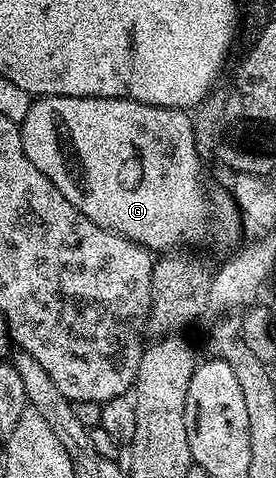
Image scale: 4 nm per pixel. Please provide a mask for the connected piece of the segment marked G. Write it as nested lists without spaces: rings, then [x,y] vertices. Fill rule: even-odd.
[[[38,96],[30,103],[27,110],[27,116],[19,121],[21,129],[21,141],[23,142],[23,154],[39,170],[39,174],[46,176],[52,184],[57,187],[59,194],[75,206],[95,226],[99,226],[108,232],[114,232],[120,236],[125,236],[131,242],[142,244],[154,254],[169,254],[180,244],[197,244],[206,236],[209,240],[214,240],[217,244],[229,244],[237,236],[237,227],[242,227],[243,221],[238,211],[237,204],[234,202],[232,195],[221,188],[217,188],[213,193],[209,193],[209,188],[205,185],[205,176],[201,173],[201,156],[199,146],[195,142],[195,130],[193,121],[188,111],[179,108],[164,108],[163,106],[151,106],[143,102],[134,100],[109,100],[106,96]]]

